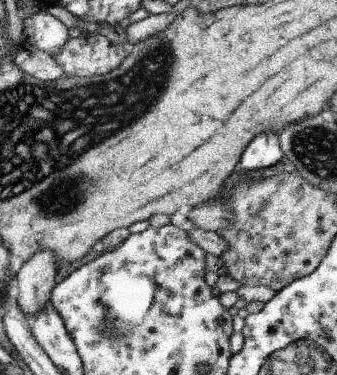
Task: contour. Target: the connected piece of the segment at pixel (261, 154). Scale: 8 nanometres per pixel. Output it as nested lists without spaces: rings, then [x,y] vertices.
[[[261,132],[257,134],[243,150],[239,168],[243,170],[259,170],[269,168],[281,162],[282,152],[277,146],[275,132]]]

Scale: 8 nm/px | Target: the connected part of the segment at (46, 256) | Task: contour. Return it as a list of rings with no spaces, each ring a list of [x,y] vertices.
[[[39,250],[27,262],[22,262],[14,275],[15,304],[29,321],[49,299],[58,264],[51,250]]]

